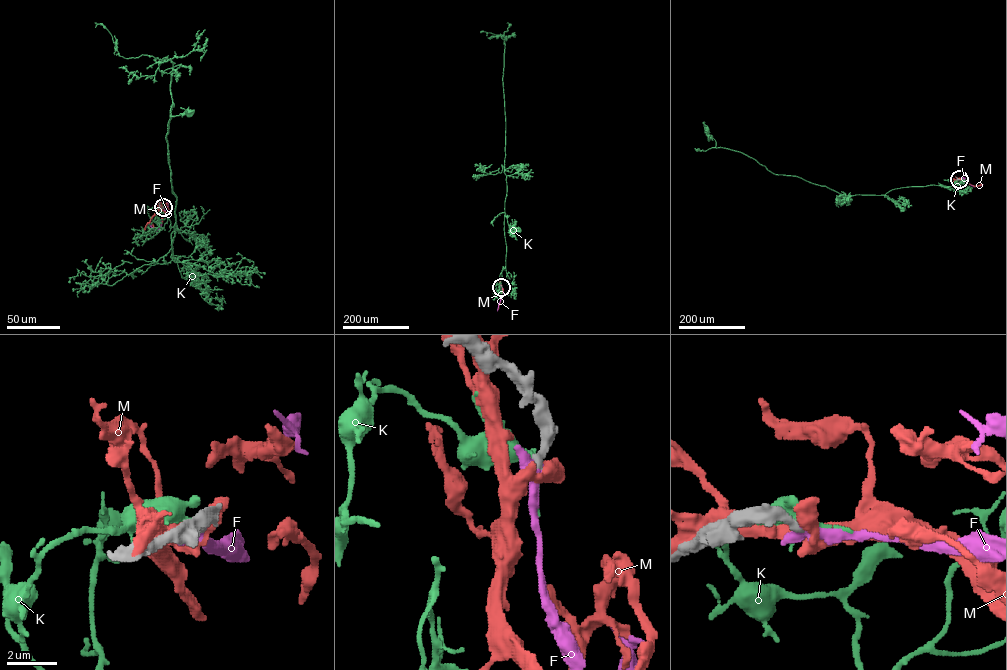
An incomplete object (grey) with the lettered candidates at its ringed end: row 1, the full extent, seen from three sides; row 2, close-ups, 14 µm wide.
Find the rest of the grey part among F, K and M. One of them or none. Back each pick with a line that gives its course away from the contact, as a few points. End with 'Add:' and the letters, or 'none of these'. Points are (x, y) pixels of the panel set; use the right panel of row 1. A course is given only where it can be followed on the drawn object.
F: it runs (959, 179), (974, 186), (983, 184)
Add: F

